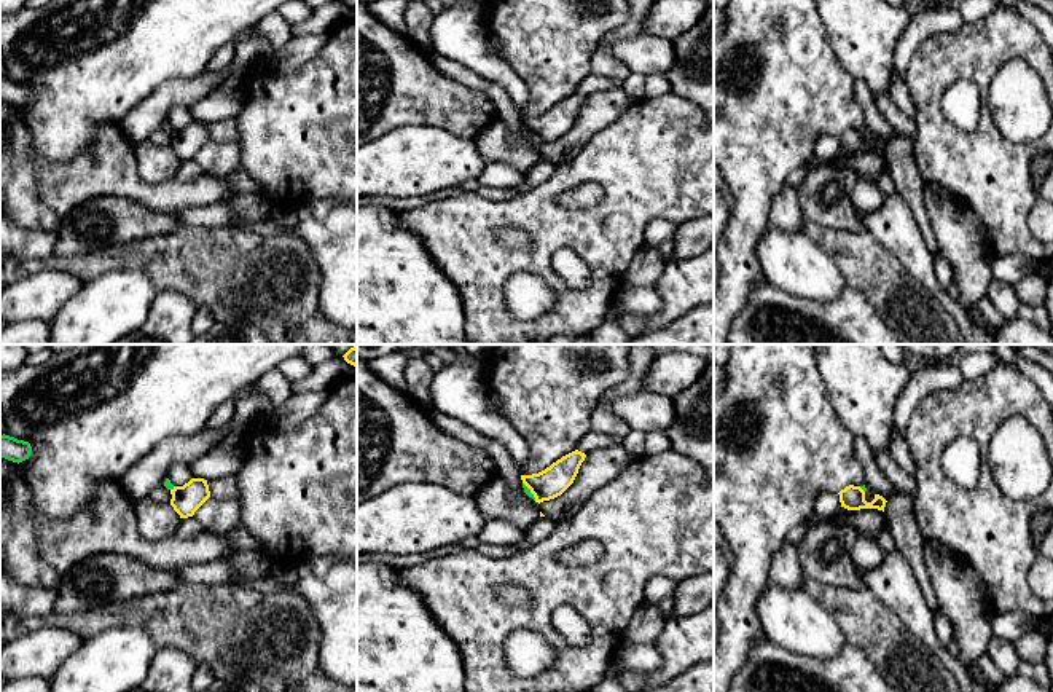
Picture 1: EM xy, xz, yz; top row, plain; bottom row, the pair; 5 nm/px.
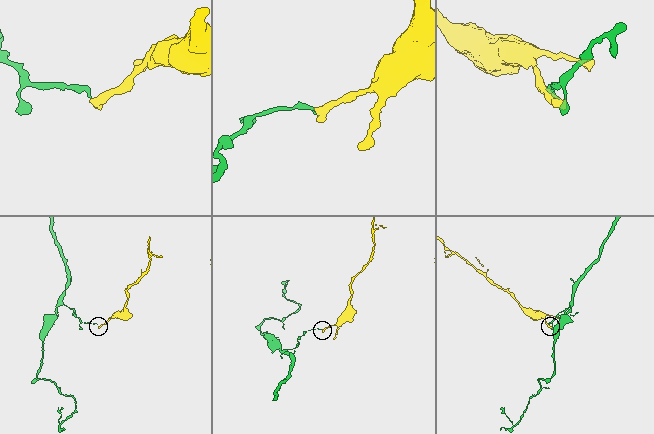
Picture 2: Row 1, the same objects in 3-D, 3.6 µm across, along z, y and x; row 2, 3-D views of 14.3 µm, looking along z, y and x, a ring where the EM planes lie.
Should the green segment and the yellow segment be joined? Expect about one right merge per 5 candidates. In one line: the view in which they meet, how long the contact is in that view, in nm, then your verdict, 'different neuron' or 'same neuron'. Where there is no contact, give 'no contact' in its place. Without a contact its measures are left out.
xz | 120 nm | different neuron

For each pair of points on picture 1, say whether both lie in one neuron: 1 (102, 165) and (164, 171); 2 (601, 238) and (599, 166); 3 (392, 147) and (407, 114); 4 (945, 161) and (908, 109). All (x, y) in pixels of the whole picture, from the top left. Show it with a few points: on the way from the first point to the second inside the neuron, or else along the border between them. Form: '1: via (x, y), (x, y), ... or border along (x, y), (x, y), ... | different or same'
1: border along (134, 147), (137, 171), (144, 180), (174, 180) | different
2: via (612, 220), (612, 184) | same
3: border along (438, 128), (397, 126), (373, 139) | different
4: border along (904, 78), (915, 106), (915, 118) | different

